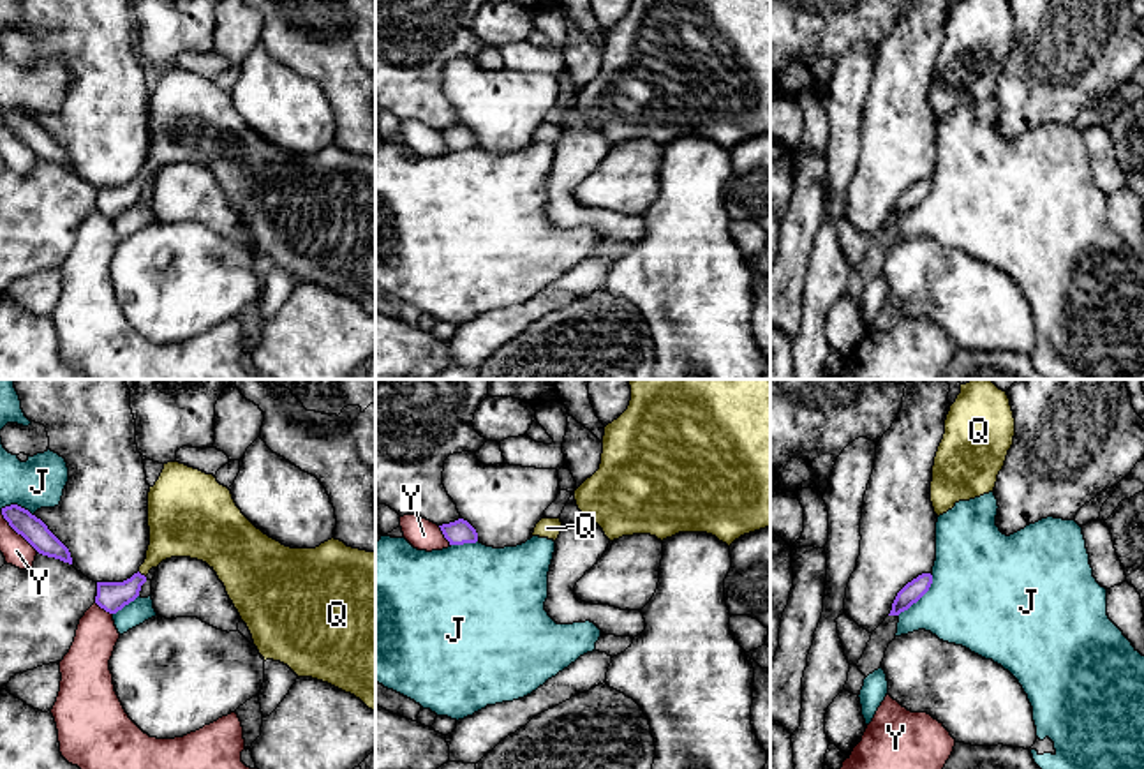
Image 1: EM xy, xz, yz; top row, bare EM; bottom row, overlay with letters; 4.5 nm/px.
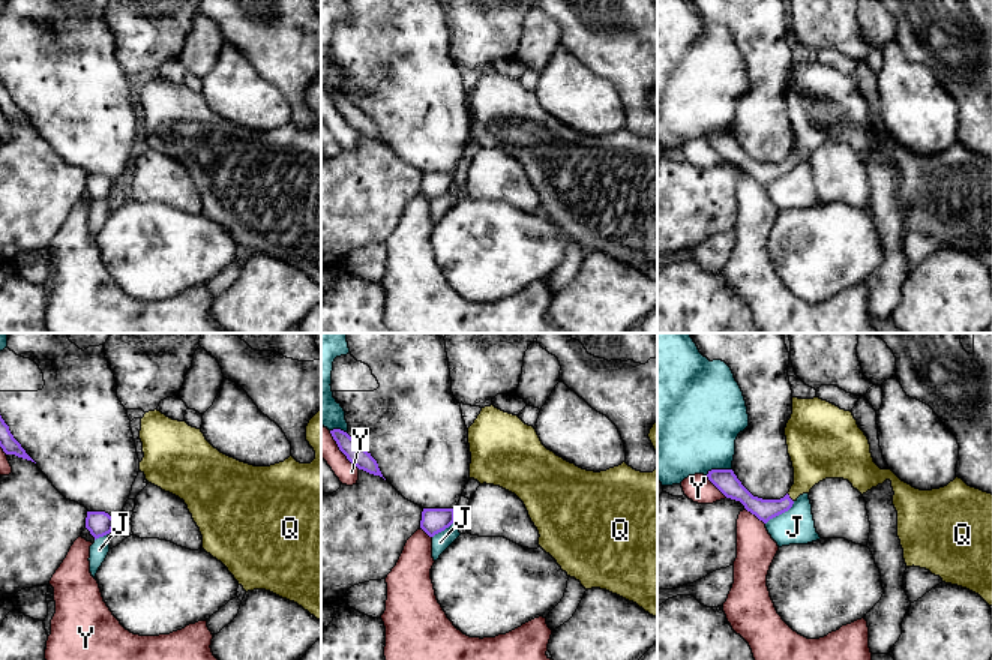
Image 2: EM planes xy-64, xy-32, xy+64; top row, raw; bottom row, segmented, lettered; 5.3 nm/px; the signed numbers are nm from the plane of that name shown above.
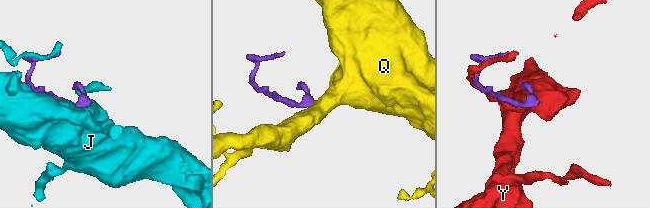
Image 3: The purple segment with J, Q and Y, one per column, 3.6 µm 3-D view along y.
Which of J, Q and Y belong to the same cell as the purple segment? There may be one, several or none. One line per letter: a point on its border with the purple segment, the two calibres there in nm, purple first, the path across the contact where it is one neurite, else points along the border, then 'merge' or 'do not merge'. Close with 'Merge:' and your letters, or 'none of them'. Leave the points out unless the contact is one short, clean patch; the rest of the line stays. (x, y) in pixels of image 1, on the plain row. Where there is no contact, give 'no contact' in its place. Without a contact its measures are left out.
J: meets purple in yz at (921, 201); 90 nm thick on the purple side, 440 nm on the other; do not merge
Q: meets purple in xy at (140, 179); 140 nm thick on the purple side, 240 nm on the other; runs through xy (111, 201), (122, 198), (140, 179), (175, 136); merge
Y: meets purple in xy at (18, 138); 110 nm thick on the purple side, 130 nm on the other; do not merge
Merge: Q

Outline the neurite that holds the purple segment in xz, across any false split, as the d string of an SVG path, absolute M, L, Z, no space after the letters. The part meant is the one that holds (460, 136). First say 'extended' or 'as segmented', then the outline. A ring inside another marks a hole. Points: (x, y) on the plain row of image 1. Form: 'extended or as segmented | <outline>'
as segmented | M464 123L439 131L449 150L476 148L476 134Z

